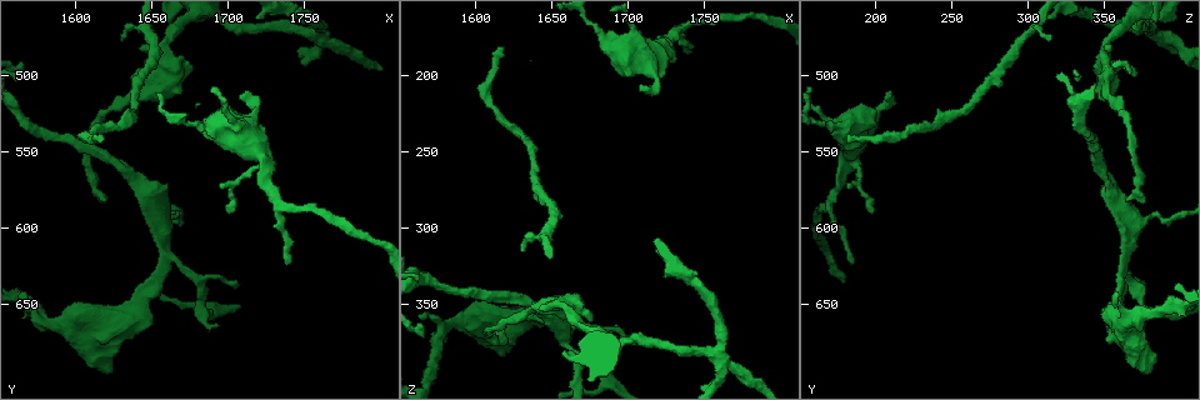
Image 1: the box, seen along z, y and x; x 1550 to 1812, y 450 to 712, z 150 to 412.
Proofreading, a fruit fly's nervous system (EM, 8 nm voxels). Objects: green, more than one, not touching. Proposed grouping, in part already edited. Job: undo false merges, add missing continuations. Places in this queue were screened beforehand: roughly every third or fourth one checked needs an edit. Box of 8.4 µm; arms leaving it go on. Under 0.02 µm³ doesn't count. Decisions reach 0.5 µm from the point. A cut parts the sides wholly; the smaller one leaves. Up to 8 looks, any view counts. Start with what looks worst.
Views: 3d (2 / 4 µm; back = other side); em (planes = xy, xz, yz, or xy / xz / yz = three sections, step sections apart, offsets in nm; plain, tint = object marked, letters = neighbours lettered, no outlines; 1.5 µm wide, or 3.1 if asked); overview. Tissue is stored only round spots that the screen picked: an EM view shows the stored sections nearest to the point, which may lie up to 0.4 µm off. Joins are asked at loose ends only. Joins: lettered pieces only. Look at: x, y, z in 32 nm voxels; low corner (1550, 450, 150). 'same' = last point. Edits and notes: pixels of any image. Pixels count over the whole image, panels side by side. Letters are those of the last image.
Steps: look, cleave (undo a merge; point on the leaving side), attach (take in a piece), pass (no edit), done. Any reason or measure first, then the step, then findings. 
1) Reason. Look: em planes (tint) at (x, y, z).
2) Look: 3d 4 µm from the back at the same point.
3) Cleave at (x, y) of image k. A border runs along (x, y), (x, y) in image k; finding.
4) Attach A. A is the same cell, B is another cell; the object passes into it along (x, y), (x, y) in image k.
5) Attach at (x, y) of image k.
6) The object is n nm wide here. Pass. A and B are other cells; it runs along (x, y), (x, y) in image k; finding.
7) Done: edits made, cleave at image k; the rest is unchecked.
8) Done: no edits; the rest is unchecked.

An open end. Look: 3d 2 µm from the back at (1616, 542, 182).

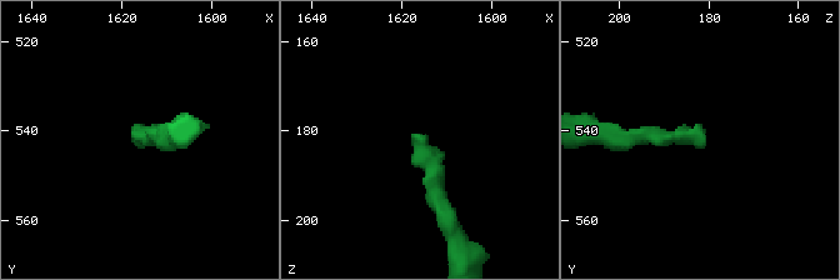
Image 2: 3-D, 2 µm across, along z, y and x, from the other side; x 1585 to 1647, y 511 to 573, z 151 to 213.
Shape alone is not enough. Look: em xz step 8 (tint) at (1617, 542, 181).

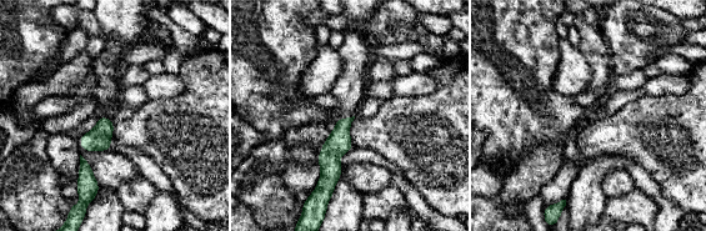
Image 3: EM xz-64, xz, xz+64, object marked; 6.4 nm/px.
Look: em planes (letters) at the same point.

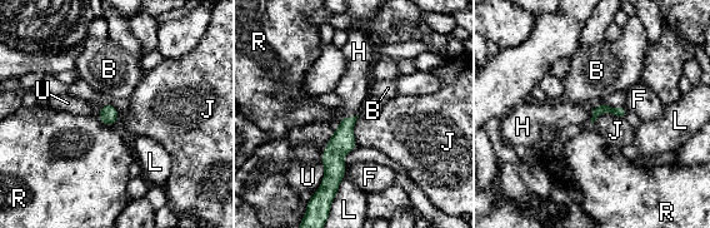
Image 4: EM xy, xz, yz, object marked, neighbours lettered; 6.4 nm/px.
The longest contact is with U, 360 nm. Attach H. H is the same cell, B, F, J, L, R and U are other cells; it goes on there.

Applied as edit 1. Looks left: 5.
Look: em planes (letters) at (1756, 474, 382).

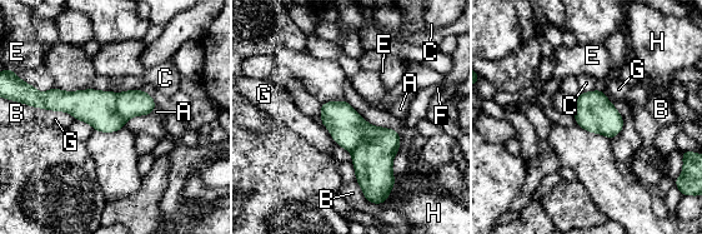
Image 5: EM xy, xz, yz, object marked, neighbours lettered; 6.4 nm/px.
The object is 240 nm wide here. Cleave at (372, 159) of image 5. A, B, C, E, F, G and H are other cells; a border runs along (367, 123), (376, 134), (351, 152) in image 5; a second neuron is stuck on.

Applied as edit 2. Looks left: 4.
Look: overview.

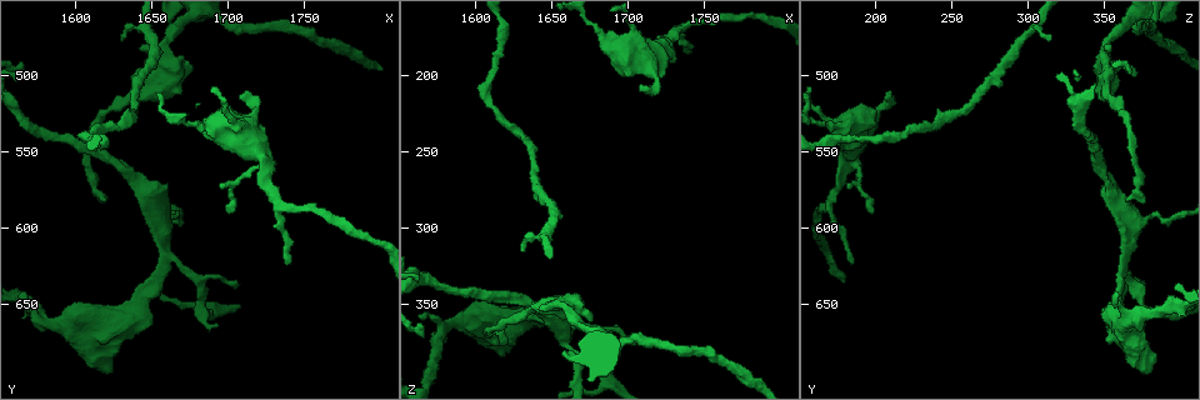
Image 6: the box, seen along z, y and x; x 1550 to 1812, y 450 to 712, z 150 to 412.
Tapers out. Look: 3d 2 µm at (1700, 588, 200).

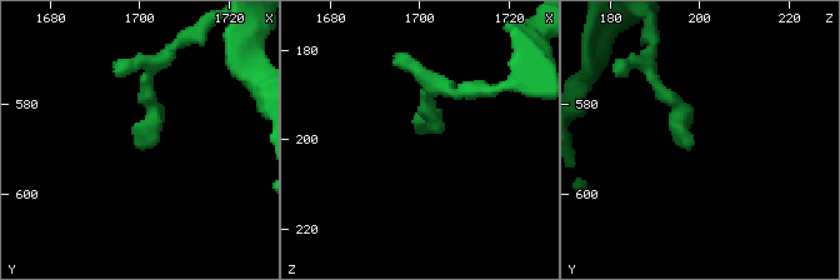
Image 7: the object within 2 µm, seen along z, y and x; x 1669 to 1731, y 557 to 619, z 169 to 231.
Need the tissue. Look: em xz step 8 (tint) at (1701, 589, 198).

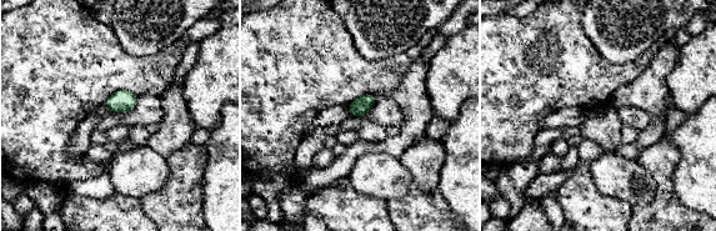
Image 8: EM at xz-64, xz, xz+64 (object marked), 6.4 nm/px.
Another direction. Look: em planes (letters) at the same point.

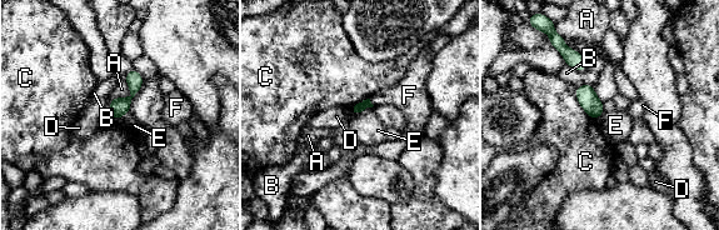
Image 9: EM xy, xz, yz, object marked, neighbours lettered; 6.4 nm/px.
The longest contact is with C, 260 nm. Pass. A, B, C, D, E and F are other cells; a border runs along (372, 106), (351, 115) in image 9; no lettered piece goes on from it.

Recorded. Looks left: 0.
Done: edits made, attach at image 4, cleave at image 5; the rest is unchecked.

